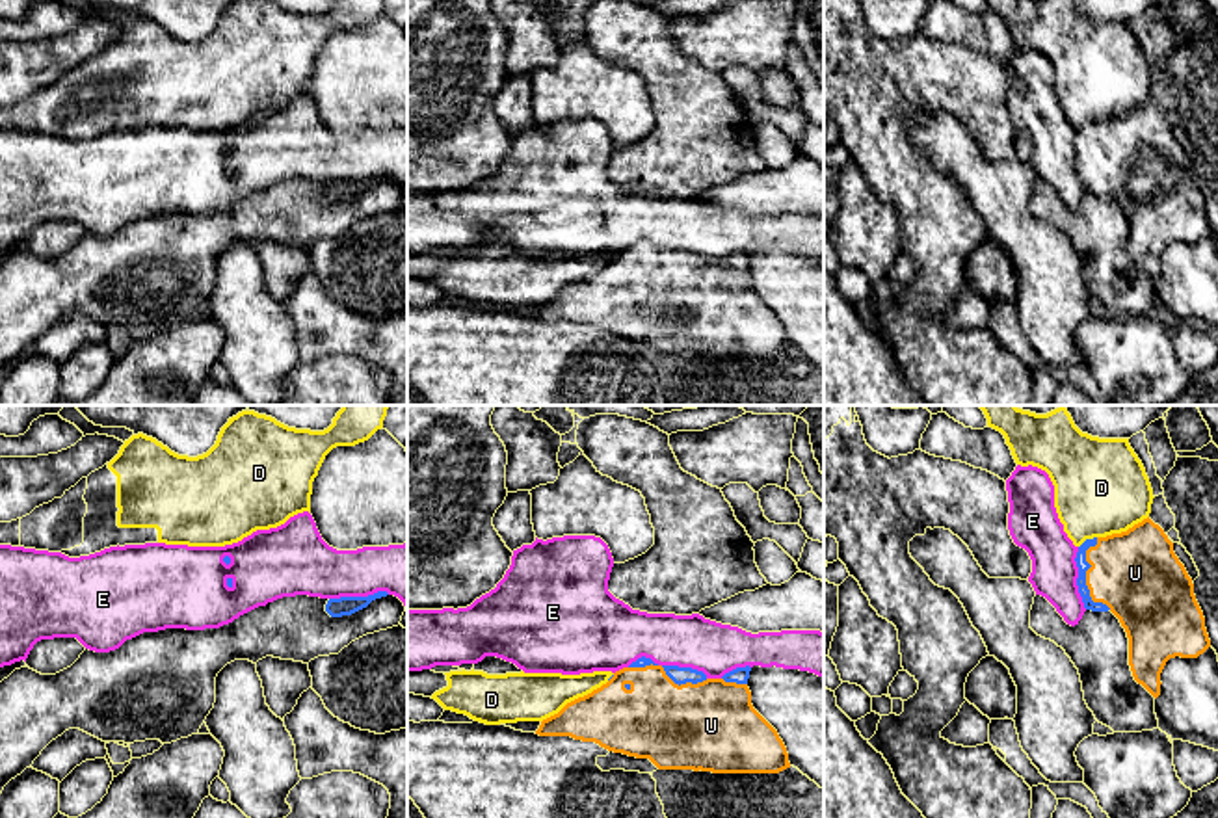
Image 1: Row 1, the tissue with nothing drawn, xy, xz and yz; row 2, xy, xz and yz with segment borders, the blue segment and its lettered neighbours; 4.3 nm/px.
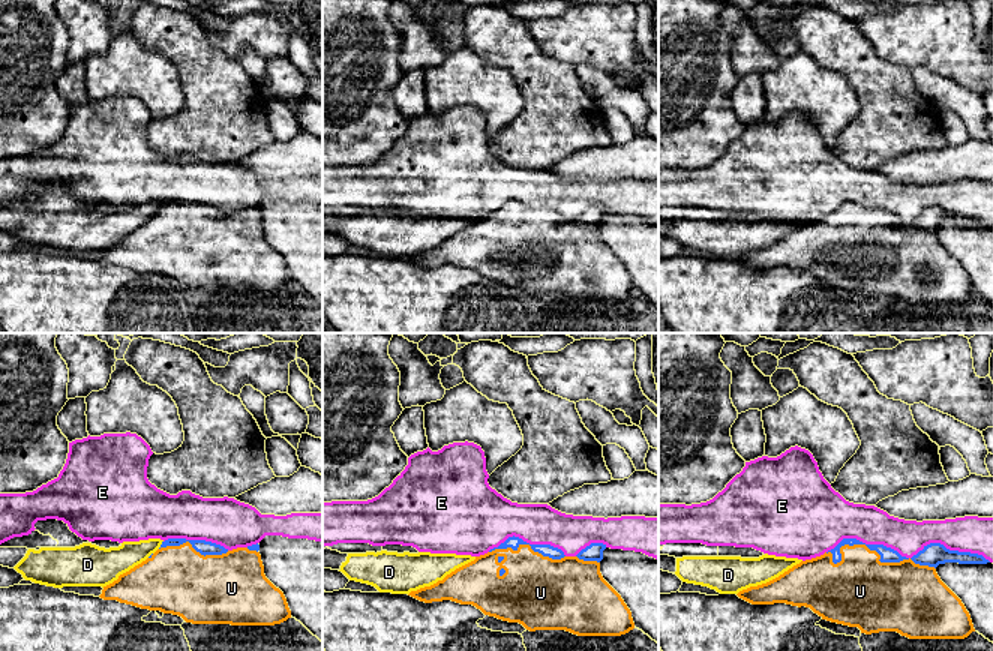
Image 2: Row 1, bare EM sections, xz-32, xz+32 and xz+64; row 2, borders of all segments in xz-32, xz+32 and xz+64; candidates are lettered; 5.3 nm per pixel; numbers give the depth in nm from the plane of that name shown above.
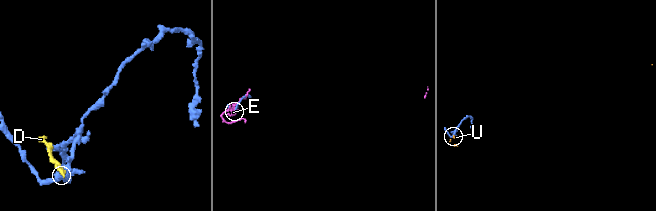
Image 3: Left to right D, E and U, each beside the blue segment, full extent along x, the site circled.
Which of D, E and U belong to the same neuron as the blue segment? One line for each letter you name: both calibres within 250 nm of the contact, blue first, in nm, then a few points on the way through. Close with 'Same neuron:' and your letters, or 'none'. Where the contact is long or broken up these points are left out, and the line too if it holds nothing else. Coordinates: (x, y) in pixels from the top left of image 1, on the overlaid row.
U: 50/380 nm
Same neuron: U

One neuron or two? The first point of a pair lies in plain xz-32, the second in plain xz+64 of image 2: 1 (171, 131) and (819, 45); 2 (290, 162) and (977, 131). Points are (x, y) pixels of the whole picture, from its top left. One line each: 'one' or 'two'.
1: one
2: two

